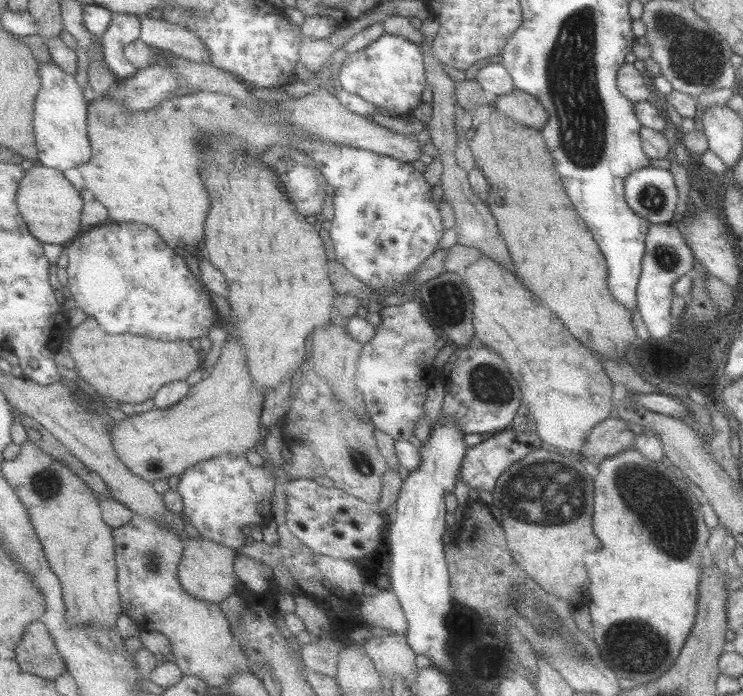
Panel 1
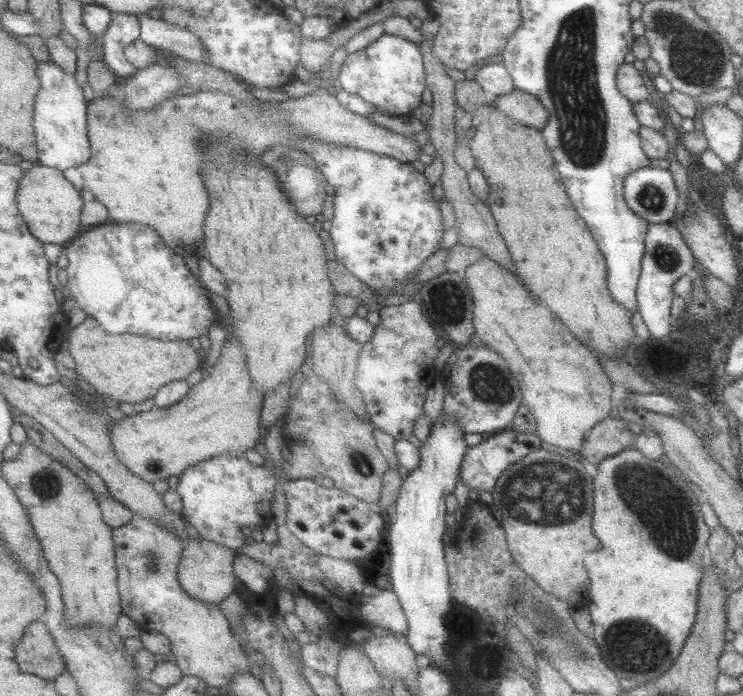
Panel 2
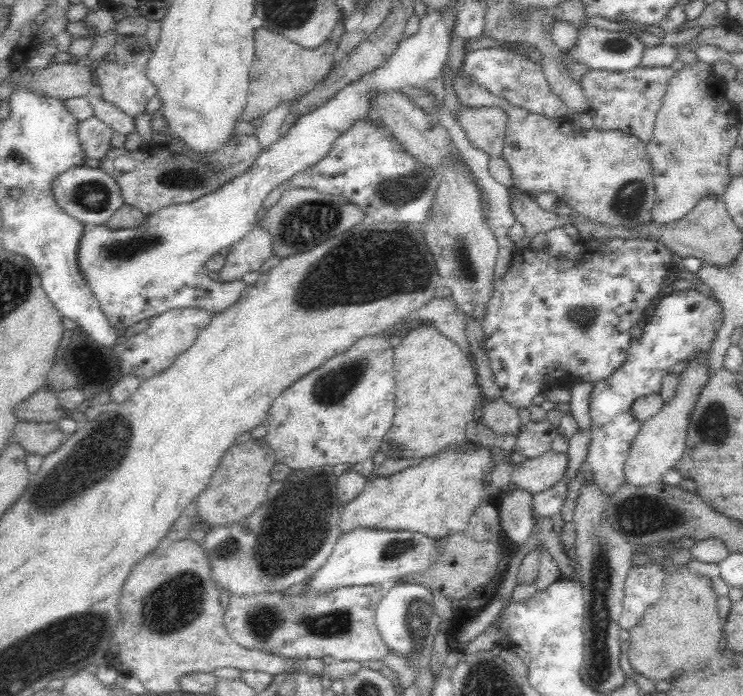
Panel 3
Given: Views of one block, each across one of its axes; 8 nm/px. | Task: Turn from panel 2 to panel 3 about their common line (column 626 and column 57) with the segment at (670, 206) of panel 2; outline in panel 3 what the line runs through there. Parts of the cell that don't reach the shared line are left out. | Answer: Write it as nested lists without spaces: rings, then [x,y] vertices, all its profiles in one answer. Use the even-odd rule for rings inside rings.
[[[80,166],[69,169],[62,175],[56,176],[50,187],[52,187],[50,191],[52,191],[56,205],[70,217],[86,226],[105,224],[112,214],[123,205],[118,183],[99,168]]]

